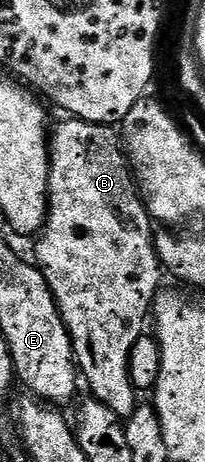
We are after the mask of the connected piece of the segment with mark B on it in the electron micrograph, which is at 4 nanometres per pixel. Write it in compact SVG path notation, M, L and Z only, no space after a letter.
M69 118L66 121L66 124L61 124L57 129L55 127L52 129L49 141L49 218L45 221L44 228L41 229L35 240L35 243L37 243L35 263L45 276L47 286L57 303L57 309L61 312L65 329L69 331L69 337L73 343L73 354L80 375L83 377L84 383L85 380L89 383L88 395L94 400L103 402L103 406L107 406L107 410L115 410L117 416L128 418L135 414L139 405L138 390L133 384L133 379L129 376L129 355L135 346L135 342L139 342L139 338L146 335L145 319L150 319L153 302L157 299L158 291L162 287L163 269L161 260L157 256L155 224L138 192L137 183L130 171L129 159L126 156L123 140L118 129L108 124L96 124L76 118Z

